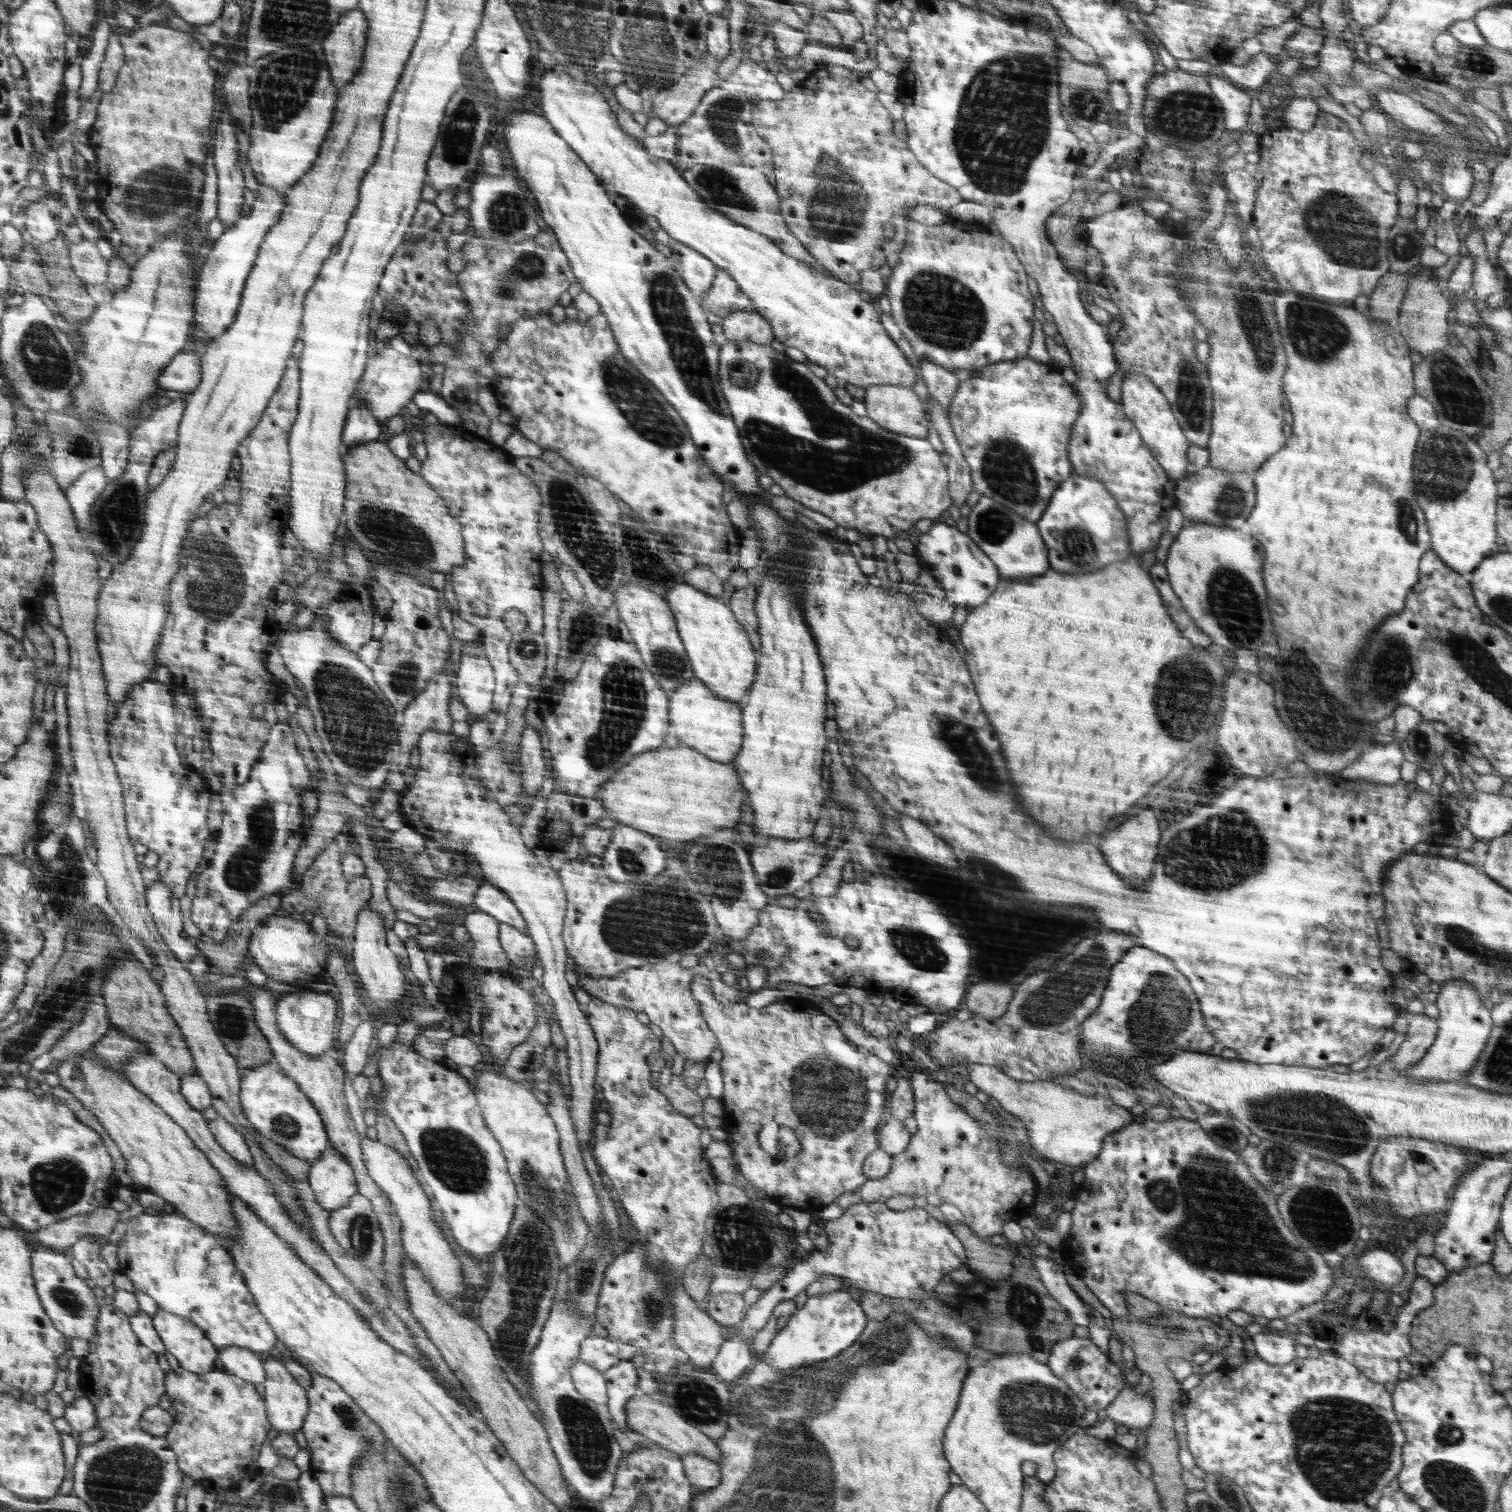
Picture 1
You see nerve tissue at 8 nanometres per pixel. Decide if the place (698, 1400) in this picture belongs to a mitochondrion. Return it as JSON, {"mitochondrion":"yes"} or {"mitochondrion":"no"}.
{"mitochondrion":"yes"}

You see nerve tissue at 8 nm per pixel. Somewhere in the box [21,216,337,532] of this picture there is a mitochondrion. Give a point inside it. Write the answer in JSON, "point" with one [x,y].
{"point":[82,449]}

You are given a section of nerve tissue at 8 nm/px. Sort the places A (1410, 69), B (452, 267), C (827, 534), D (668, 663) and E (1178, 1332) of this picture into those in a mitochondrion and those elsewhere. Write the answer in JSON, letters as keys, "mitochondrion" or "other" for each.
{"A":"other","B":"other","C":"other","D":"mitochondrion","E":"mitochondrion"}

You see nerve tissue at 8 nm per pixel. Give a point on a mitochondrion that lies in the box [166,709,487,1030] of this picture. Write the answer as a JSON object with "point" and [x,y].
{"point":[243,871]}

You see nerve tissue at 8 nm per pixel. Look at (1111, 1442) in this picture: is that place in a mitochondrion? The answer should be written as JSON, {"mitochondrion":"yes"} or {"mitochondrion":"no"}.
{"mitochondrion":"no"}

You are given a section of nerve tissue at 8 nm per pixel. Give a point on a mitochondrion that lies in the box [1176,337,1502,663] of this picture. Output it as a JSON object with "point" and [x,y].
{"point":[1445,468]}

